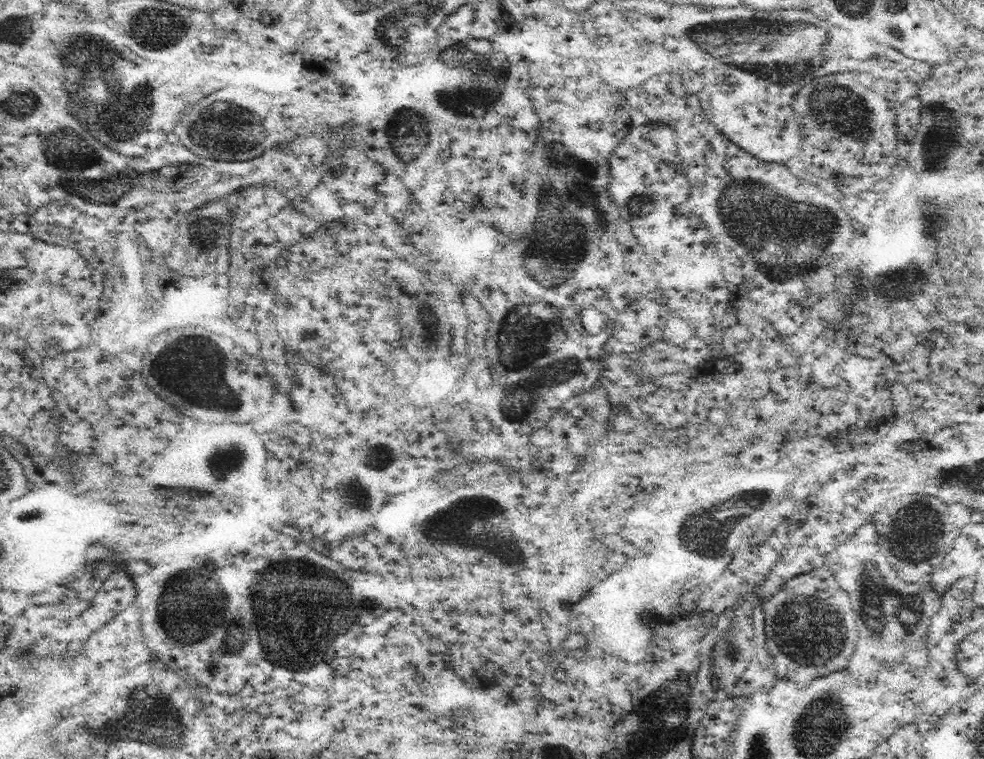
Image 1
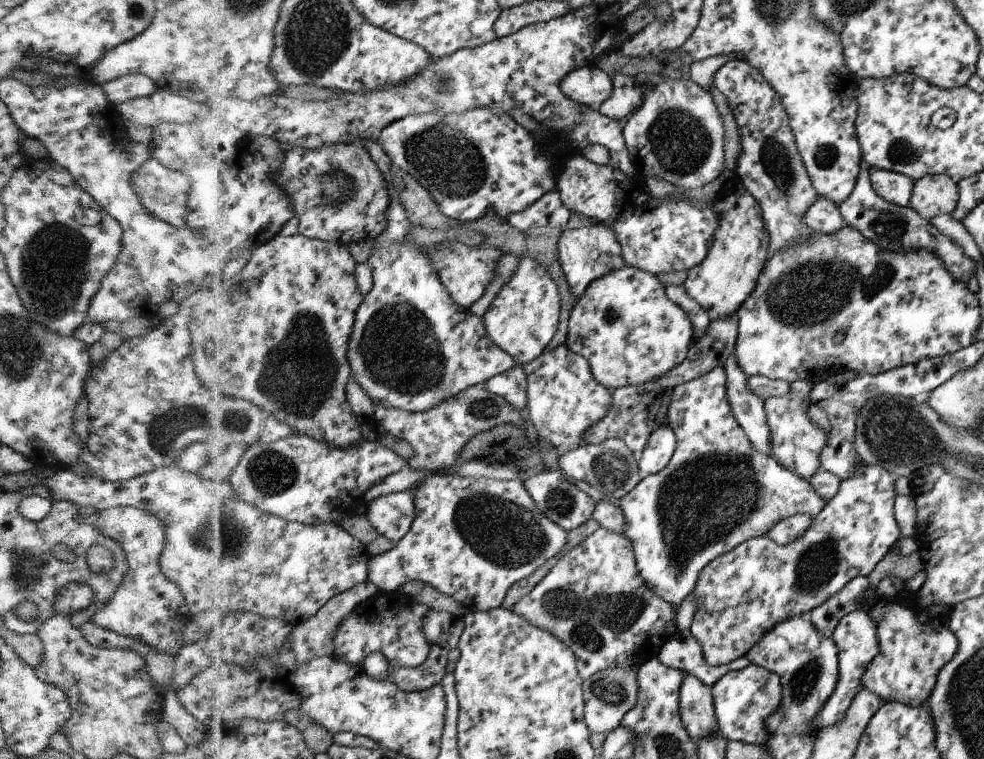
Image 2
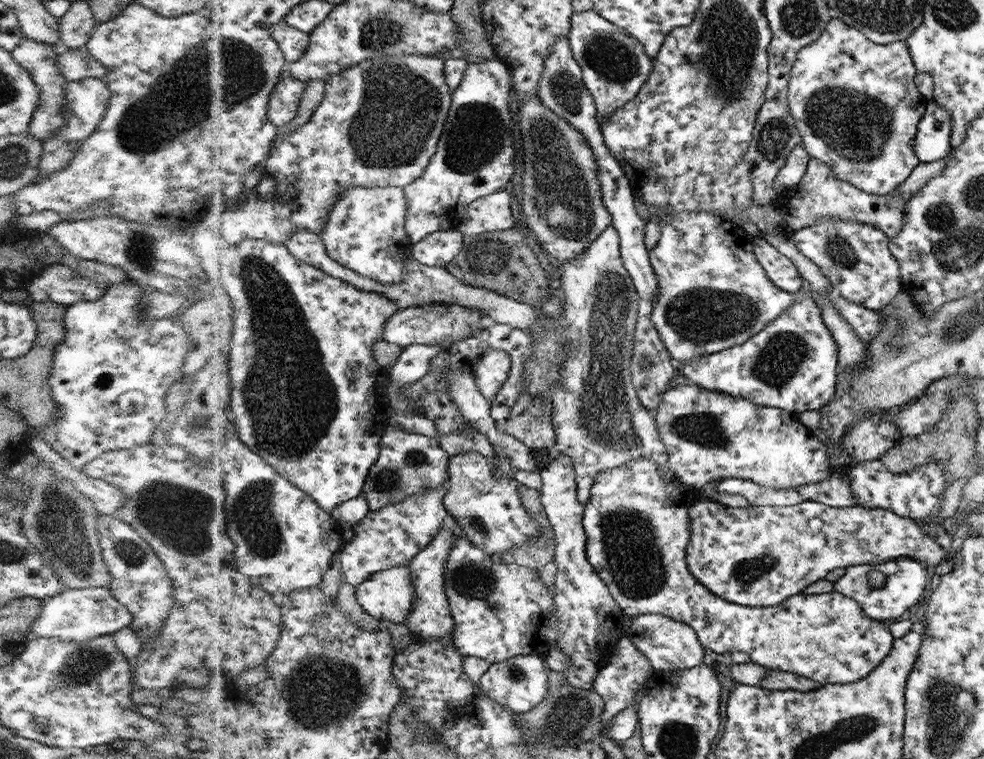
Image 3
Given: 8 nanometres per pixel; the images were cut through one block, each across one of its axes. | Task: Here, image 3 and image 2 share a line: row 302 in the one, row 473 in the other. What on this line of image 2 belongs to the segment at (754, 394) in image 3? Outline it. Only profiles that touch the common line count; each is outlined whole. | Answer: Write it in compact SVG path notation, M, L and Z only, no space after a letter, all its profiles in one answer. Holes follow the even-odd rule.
M802 381L792 384L788 393L778 397L767 397L764 402L766 425L770 431L770 455L795 476L809 479L814 476L820 465L820 454L828 444L828 434L811 424L807 416L807 396L810 396L811 384Z

